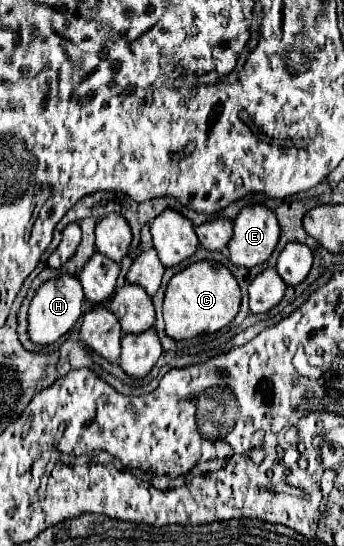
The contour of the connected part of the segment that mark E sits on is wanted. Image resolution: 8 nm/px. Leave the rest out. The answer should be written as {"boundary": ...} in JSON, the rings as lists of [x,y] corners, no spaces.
{"boundary":[[[264,203],[244,207],[234,219],[234,235],[228,243],[228,257],[238,267],[256,267],[270,257],[278,237],[278,219]]]}

